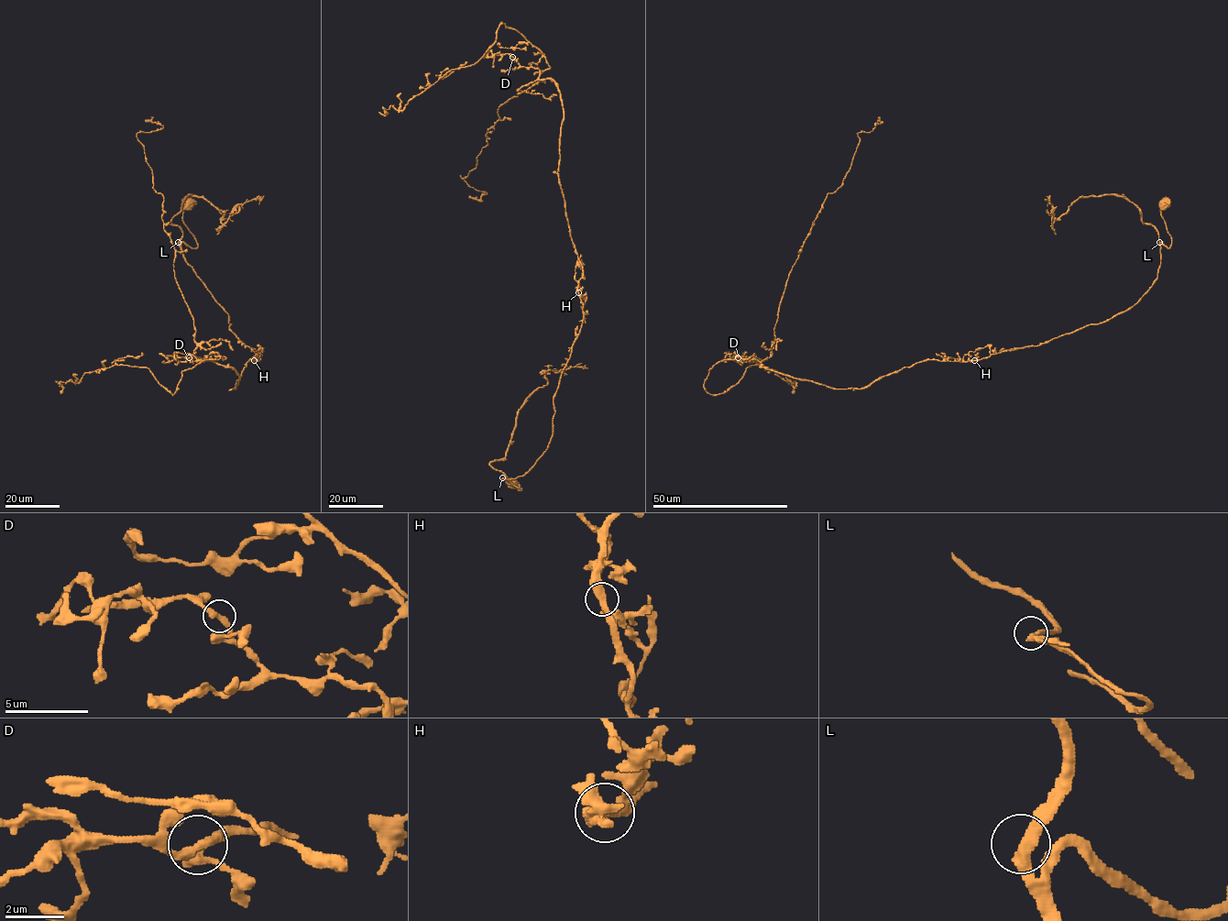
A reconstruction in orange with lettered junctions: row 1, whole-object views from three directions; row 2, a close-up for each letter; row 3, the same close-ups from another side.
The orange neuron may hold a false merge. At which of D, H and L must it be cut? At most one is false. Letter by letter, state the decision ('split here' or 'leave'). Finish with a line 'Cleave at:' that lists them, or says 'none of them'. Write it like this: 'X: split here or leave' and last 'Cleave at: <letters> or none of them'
D: leave
H: leave
L: leave
Cleave at: none of them

